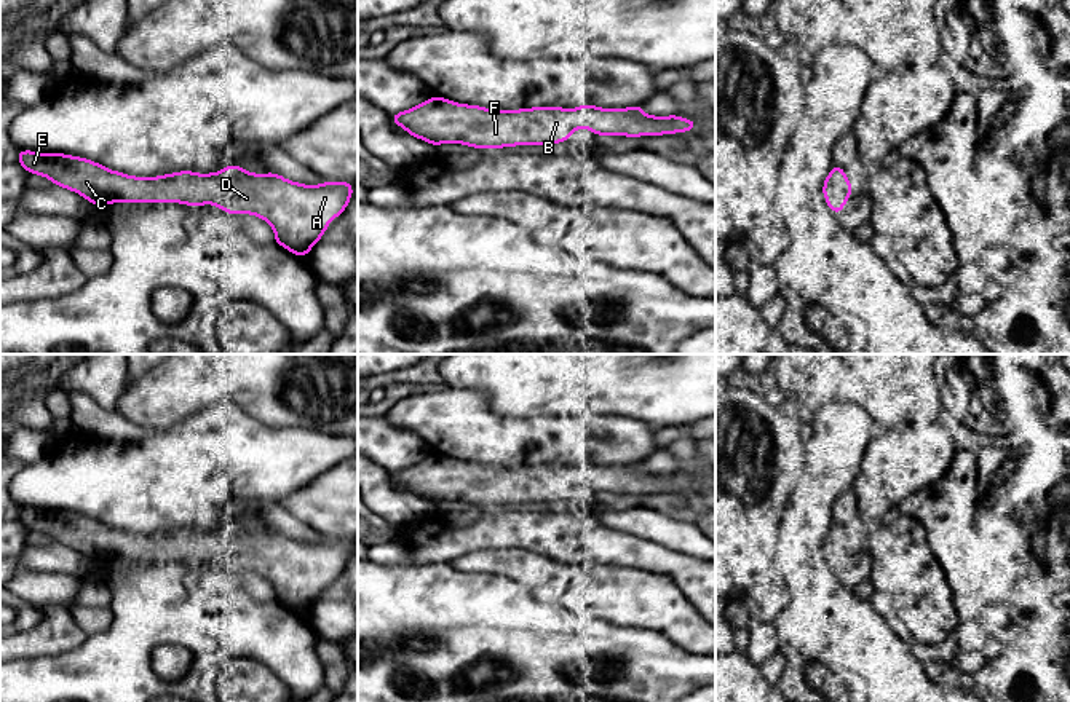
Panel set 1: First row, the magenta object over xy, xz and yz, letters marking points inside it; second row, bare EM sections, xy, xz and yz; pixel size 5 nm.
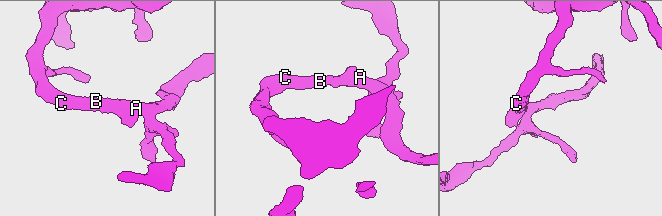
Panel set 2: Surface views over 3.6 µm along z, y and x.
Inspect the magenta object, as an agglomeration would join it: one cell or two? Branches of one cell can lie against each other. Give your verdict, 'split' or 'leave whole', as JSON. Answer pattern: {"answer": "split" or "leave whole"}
{"answer": "leave whole"}

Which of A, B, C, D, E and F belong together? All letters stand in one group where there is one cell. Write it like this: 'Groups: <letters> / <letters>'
Groups: A B C D E F

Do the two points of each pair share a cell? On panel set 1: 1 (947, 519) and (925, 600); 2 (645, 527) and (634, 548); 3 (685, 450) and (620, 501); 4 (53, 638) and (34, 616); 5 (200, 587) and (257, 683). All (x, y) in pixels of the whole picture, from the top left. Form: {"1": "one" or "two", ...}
{"1": "two", "2": "two", "3": "one", "4": "two", "5": "two"}

